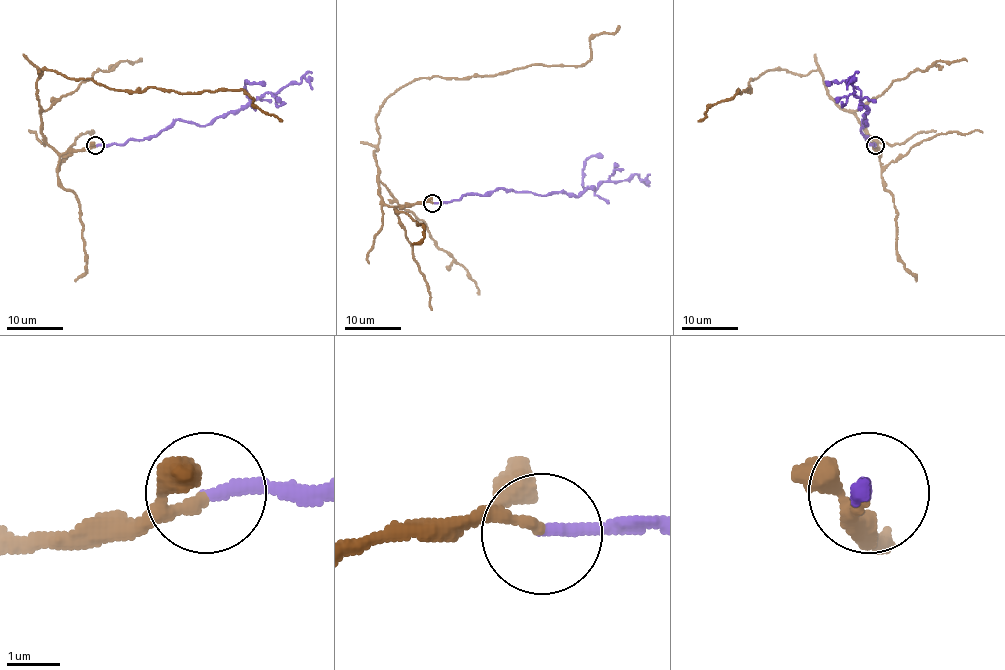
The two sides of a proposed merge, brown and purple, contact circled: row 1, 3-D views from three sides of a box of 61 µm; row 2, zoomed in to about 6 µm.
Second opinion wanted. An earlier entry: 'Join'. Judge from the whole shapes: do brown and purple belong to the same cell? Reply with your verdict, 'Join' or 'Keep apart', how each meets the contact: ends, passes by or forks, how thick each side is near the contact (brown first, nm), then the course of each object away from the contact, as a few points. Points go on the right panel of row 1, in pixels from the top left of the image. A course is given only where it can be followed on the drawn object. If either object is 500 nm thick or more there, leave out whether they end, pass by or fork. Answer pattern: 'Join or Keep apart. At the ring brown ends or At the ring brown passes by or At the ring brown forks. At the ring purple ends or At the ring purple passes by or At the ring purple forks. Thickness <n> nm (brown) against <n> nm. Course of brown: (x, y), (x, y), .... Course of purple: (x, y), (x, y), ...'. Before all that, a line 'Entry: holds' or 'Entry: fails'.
Entry: holds
Join. At the ring brown passes by. At the ring purple ends. Thickness 150 nm (brown) against 240 nm. Course of brown: (876, 145), (879, 153), (818, 70), (805, 75), (767, 70), (750, 78), (750, 91), (713, 104), (697, 121). Course of purple: (876, 145), (862, 132), (864, 119), (867, 125), (867, 109), (846, 83), (850, 77), (846, 90)

